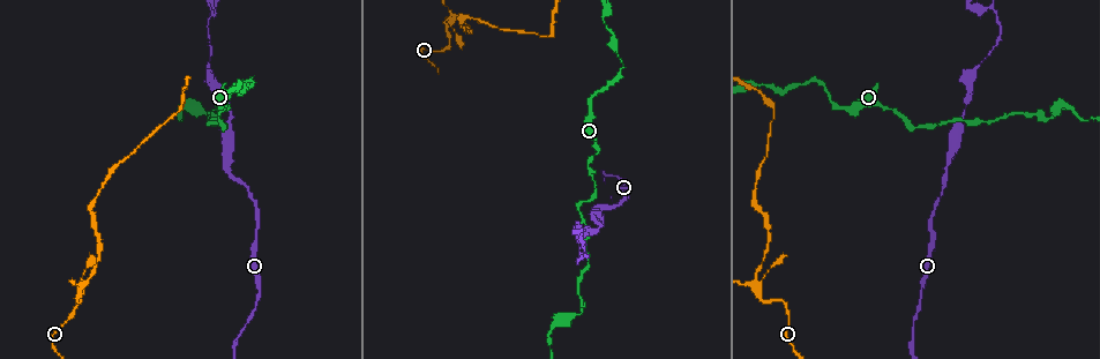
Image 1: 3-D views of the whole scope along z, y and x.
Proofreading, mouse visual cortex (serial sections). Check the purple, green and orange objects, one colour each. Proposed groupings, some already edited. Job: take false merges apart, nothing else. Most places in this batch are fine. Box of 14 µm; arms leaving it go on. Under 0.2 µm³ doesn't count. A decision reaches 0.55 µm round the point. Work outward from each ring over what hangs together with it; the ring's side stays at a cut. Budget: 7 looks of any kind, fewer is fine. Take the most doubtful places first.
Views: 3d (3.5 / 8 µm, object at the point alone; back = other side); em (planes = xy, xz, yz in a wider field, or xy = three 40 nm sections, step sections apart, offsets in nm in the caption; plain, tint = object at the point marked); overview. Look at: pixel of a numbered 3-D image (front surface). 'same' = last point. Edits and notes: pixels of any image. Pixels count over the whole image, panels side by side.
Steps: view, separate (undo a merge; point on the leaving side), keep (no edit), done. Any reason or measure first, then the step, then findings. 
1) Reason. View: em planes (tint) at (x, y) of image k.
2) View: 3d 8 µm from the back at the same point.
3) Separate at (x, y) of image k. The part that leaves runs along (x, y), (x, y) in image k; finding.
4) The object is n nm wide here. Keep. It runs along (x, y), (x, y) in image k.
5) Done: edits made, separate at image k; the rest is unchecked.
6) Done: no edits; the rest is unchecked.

Three arms meet. View: 3d 8 µm at (757, 292) of image 1.

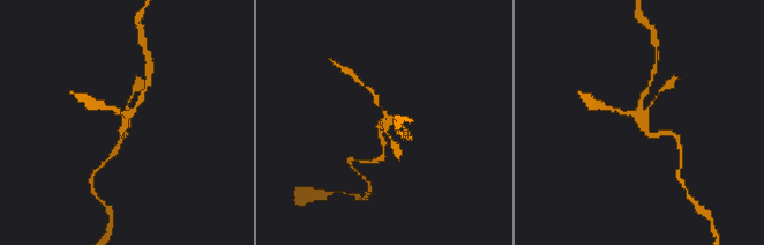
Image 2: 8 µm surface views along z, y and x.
View: 3d 3.5 µm at (382, 122) of image 2.

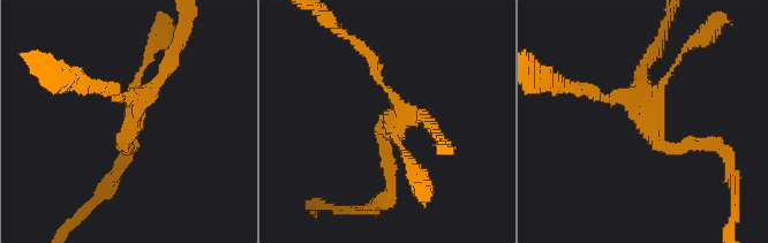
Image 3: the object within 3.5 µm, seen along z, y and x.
Shape alone is not enough. View: em xy step 3 (tint) at (390, 124) of image 3.

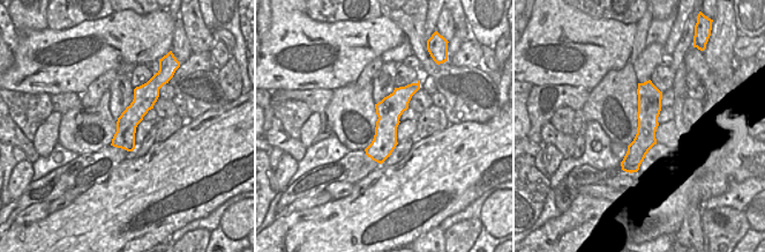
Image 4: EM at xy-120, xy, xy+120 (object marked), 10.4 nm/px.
Keep. It runs along (702, 145), (655, 142), (649, 57) in image 3; one cell here.

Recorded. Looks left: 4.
Sharp bend. View: 3d 3.5 µm at (578, 205) of image 1.

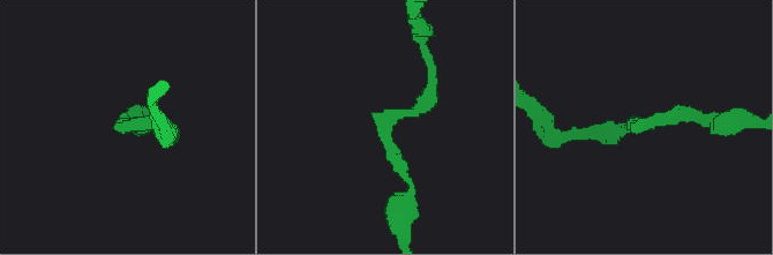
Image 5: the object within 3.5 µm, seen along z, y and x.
The arms are 150, 200 nm wide. View: em xy step 1 (tint) at (387, 127) of image 5.

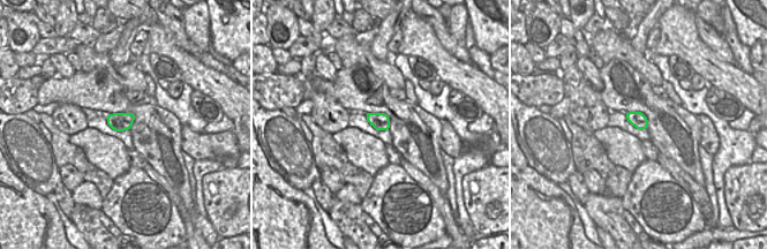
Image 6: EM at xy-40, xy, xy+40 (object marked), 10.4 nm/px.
The object is 190 nm wide here. Keep. It runs along (433, 81), (422, 107), (387, 125), (408, 195) in image 5; one cell here.

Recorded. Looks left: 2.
Done: no edits; the rest is unchecked.

